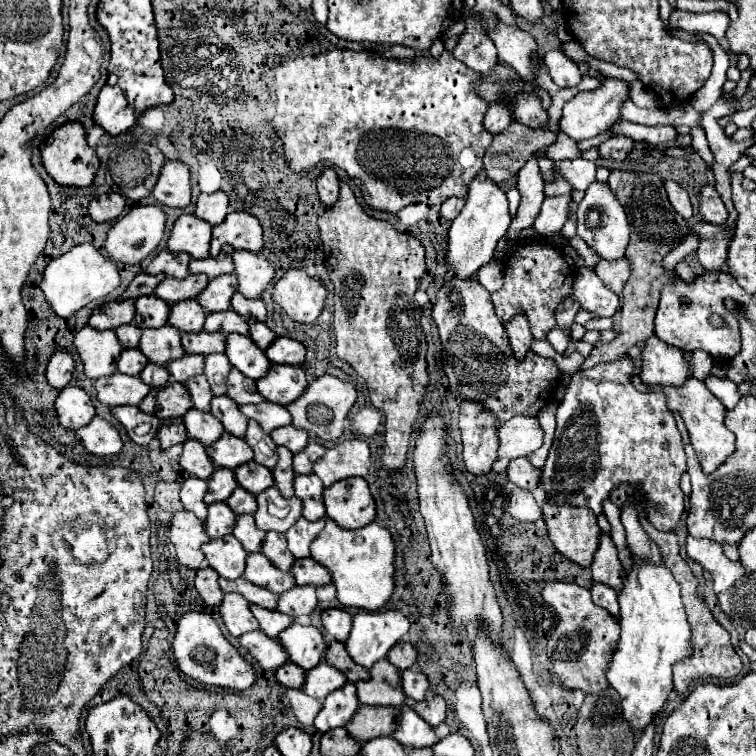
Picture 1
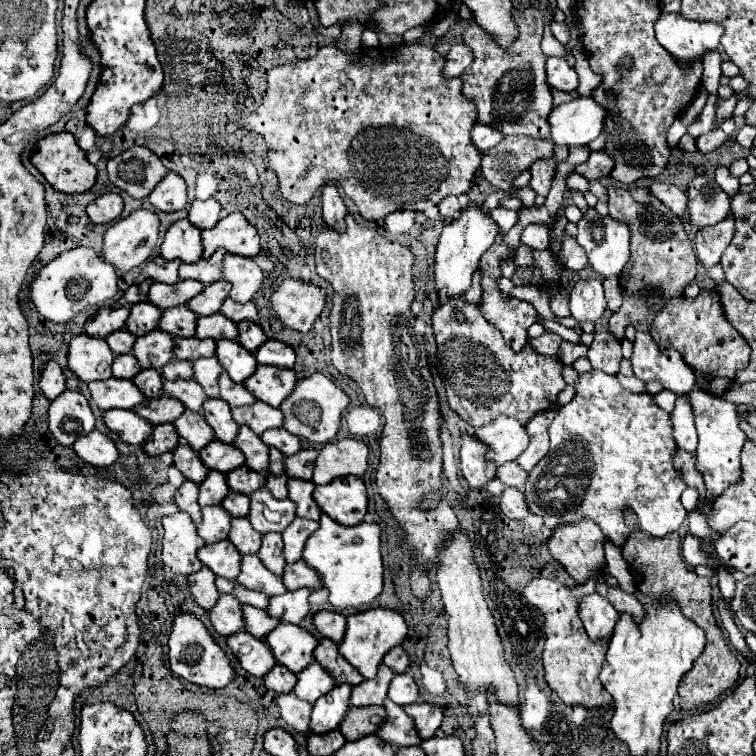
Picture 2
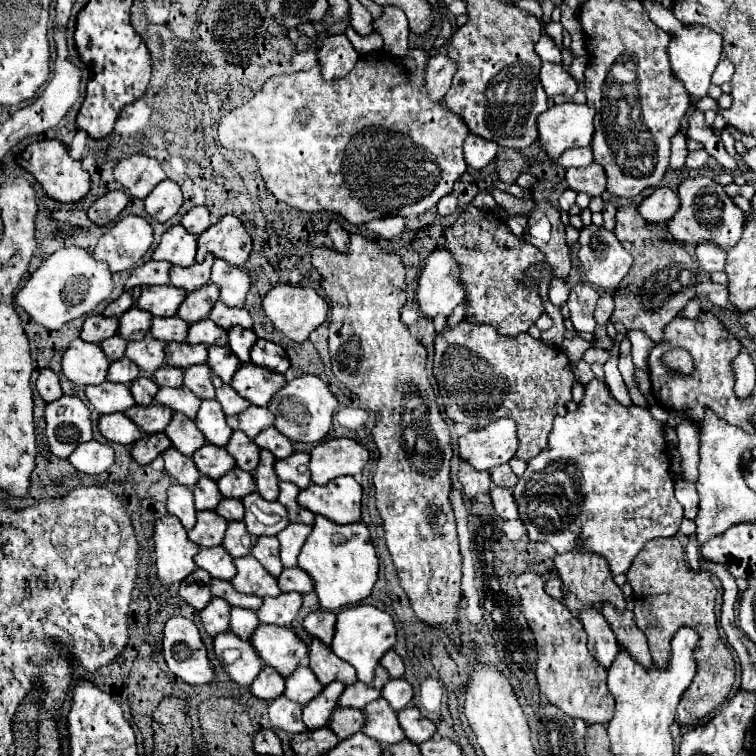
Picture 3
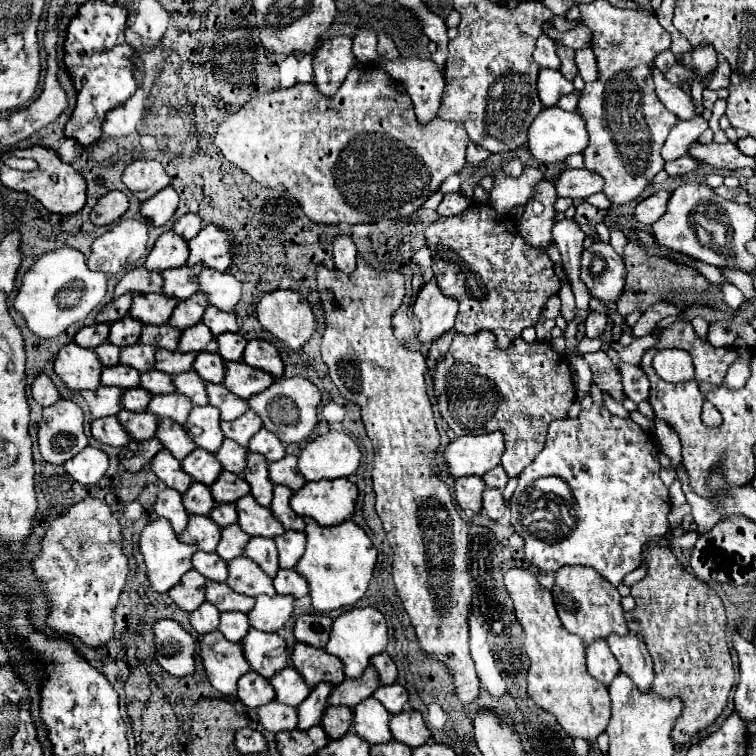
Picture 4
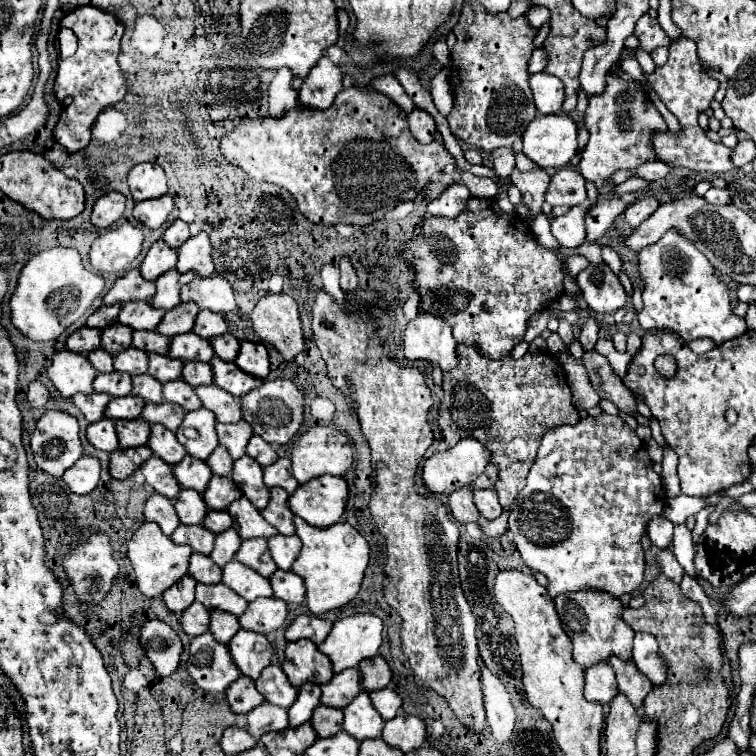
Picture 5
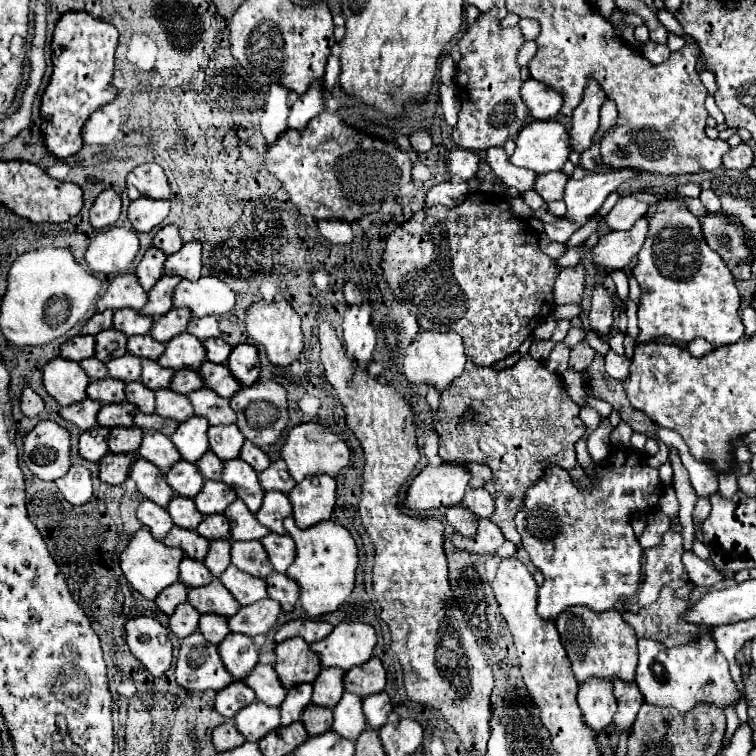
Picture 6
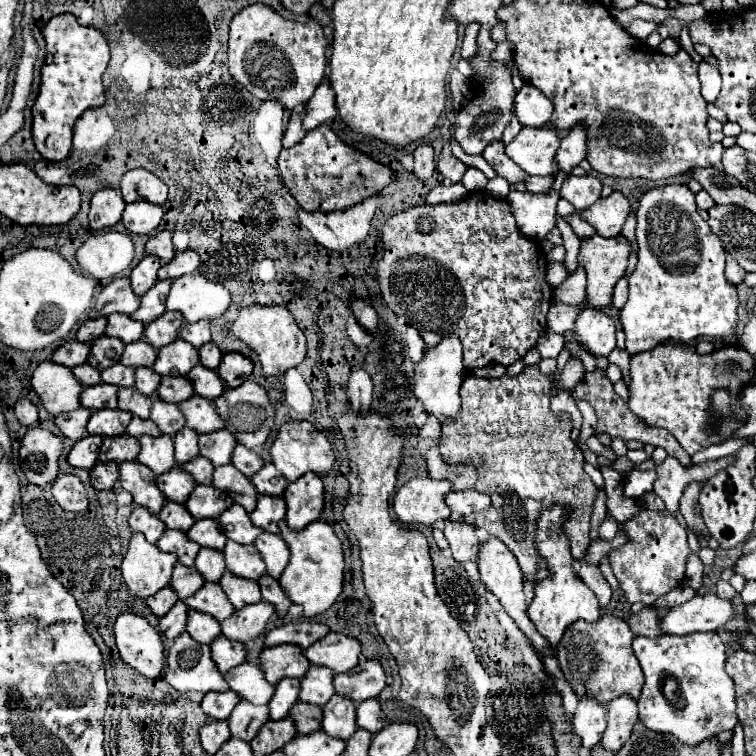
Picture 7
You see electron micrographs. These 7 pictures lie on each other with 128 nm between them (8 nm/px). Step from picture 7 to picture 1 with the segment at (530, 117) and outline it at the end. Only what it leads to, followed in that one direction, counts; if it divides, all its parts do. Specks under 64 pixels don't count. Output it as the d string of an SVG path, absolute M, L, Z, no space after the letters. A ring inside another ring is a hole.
M560 50L546 52L544 54L544 64L548 66L552 80L558 86L576 86L580 82L580 72L578 72L576 62L566 58Z

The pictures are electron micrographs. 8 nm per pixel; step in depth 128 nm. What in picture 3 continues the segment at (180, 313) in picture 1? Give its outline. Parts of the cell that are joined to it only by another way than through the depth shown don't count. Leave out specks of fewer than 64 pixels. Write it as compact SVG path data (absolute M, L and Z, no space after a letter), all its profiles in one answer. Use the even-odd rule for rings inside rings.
M176 314L172 318L154 318L150 334L164 342L186 342L188 328L190 324Z

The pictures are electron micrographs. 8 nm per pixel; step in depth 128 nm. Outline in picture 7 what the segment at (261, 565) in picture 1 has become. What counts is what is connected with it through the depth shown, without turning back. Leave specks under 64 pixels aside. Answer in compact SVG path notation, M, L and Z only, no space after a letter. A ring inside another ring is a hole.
M224 572L220 586L236 608L244 608L248 604L256 604L262 600L260 586L256 580L242 580L238 576L232 576L232 572Z

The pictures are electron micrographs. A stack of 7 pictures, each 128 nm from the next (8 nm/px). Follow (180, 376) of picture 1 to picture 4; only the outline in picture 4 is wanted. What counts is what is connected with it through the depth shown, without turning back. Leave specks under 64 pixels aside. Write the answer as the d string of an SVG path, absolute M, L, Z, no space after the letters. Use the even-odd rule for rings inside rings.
M150 370L150 372L144 372L142 376L140 376L140 386L142 388L146 388L148 392L152 392L152 394L168 394L168 392L174 392L174 388L172 388L172 376L168 376L168 374L164 374L164 372L160 372L160 370Z

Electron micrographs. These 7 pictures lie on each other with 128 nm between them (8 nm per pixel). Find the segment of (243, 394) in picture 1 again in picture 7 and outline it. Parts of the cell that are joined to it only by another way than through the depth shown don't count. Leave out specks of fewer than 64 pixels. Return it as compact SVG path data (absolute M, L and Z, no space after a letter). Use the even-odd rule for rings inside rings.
M194 394L180 404L180 410L186 416L186 426L194 428L200 434L224 428L224 420L220 420L214 400L204 400L202 396Z

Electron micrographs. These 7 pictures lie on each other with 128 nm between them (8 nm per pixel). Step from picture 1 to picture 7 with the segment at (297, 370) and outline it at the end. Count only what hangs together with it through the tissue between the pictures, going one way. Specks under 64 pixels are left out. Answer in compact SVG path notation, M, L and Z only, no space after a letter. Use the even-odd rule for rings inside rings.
M200 364L188 372L188 380L192 382L196 394L200 394L204 398L210 398L210 400L216 400L218 396L222 396L224 388L226 388L216 370L204 368Z

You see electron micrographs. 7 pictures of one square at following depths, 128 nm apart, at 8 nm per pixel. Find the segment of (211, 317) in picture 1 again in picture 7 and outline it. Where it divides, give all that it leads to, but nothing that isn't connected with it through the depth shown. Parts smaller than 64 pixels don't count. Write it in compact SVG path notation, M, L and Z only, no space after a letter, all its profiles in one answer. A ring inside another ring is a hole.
M174 340L172 344L158 350L158 358L152 368L160 376L186 376L196 364L200 364L198 350L186 340Z

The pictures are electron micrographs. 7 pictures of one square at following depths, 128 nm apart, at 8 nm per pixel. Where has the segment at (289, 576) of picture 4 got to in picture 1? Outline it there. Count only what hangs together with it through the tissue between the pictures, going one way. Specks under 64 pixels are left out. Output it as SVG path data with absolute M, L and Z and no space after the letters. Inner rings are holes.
M312 558L296 560L290 572L296 578L296 584L322 586L322 584L330 584L332 582L332 578L328 576L328 570L322 564L316 564L316 560L312 560Z

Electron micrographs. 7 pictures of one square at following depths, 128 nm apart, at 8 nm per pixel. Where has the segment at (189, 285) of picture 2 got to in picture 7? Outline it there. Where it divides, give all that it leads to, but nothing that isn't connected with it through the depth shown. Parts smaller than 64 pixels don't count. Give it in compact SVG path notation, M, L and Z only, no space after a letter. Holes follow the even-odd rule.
M112 314L112 316L108 316L106 334L120 338L126 344L136 342L136 340L144 338L144 324L132 320L130 316L124 316L124 314Z

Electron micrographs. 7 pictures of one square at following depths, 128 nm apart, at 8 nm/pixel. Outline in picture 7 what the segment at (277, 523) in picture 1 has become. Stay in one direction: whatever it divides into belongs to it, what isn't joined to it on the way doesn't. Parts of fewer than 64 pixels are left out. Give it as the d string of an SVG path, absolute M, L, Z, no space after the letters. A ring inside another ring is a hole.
M234 504L232 508L228 508L224 512L224 520L222 516L218 518L220 524L224 522L224 530L226 536L238 544L252 544L256 540L256 536L262 534L260 528L256 528L248 516L248 512L244 508L240 508L240 504Z

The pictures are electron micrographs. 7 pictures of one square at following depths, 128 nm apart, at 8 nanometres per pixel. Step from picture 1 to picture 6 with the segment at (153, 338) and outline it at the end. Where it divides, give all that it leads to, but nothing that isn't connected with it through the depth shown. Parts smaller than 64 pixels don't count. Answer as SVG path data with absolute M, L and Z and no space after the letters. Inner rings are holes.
M128 354L108 362L110 378L120 378L124 382L138 380L140 378L140 368L142 368L142 360L136 360L136 356L128 356Z

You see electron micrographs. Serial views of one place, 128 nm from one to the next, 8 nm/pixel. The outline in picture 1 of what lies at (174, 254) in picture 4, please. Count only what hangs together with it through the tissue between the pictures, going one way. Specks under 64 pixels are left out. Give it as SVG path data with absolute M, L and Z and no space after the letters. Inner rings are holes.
M182 214L168 240L168 250L188 252L192 258L206 258L210 252L212 226L206 220L196 218L194 214Z

